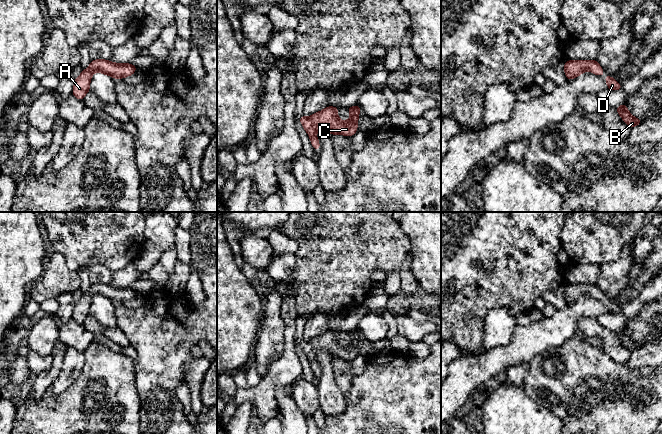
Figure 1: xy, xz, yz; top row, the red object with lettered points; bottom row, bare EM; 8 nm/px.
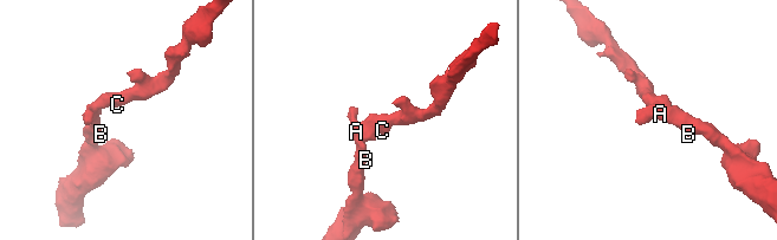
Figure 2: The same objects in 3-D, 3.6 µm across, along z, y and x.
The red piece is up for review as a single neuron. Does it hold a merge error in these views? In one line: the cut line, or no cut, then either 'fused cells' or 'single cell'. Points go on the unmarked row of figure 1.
no cut | single cell

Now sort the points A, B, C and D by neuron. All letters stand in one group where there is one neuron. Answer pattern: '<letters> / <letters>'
A B C D

